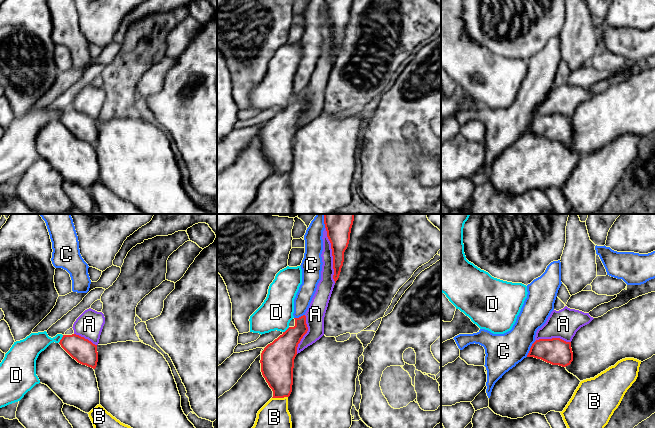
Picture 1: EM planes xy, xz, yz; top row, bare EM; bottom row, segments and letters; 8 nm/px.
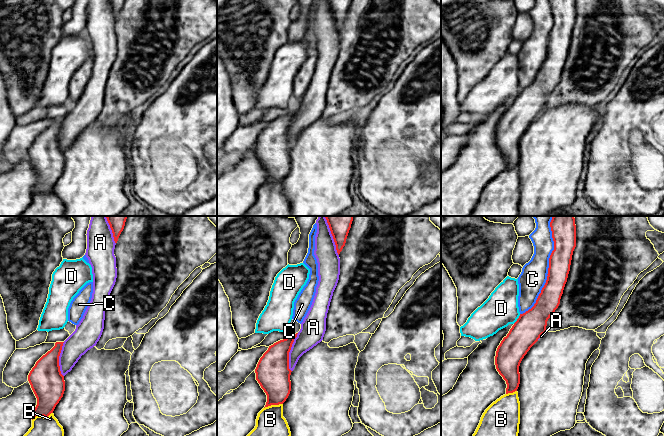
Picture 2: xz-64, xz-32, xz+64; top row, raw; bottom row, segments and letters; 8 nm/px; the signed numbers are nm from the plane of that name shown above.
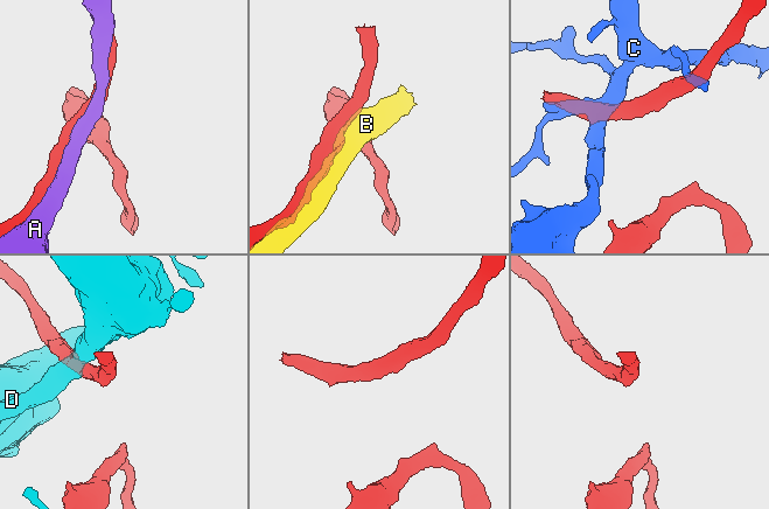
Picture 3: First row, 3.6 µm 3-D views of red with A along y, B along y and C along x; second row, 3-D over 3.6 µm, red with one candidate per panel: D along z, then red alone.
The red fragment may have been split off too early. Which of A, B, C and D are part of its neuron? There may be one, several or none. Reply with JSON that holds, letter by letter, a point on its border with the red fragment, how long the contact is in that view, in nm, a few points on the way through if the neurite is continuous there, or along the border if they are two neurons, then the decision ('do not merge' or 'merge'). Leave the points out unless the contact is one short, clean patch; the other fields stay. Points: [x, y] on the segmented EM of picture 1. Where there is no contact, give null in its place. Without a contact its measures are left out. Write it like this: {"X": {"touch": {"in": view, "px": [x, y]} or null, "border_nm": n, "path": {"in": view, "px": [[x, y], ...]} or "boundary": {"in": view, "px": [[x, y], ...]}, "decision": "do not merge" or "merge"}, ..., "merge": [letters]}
{"A": {"touch": {"in": "xz", "px": [332, 255]}, "border_nm": 460, "decision": "merge"}, "B": {"touch": {"in": "xz", "px": [279, 397]}, "border_nm": 130, "decision": "do not merge"}, "C": {"touch": {"in": "yz", "px": [530, 349]}, "border_nm": 150, "decision": "do not merge"}, "D": {"touch": {"in": "xy", "px": [61, 339]}, "border_nm": 80, "decision": "do not merge"}, "merge": ["A"]}

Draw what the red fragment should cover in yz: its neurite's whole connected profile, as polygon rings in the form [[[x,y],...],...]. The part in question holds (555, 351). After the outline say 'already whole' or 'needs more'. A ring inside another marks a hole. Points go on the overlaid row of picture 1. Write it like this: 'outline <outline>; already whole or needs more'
outline [[[570,309],[553,310],[546,323],[537,330],[527,357],[566,367],[573,361],[571,341],[576,332],[594,318],[589,313]]]; needs more

